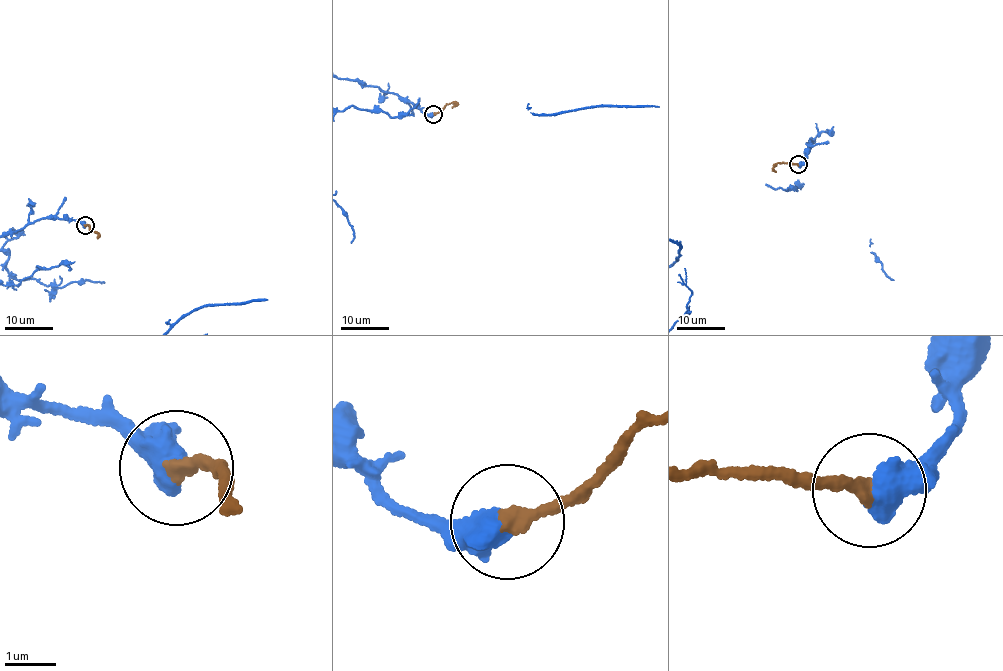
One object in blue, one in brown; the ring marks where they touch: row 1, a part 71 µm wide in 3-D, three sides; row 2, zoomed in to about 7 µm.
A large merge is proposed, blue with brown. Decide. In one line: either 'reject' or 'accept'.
accept

